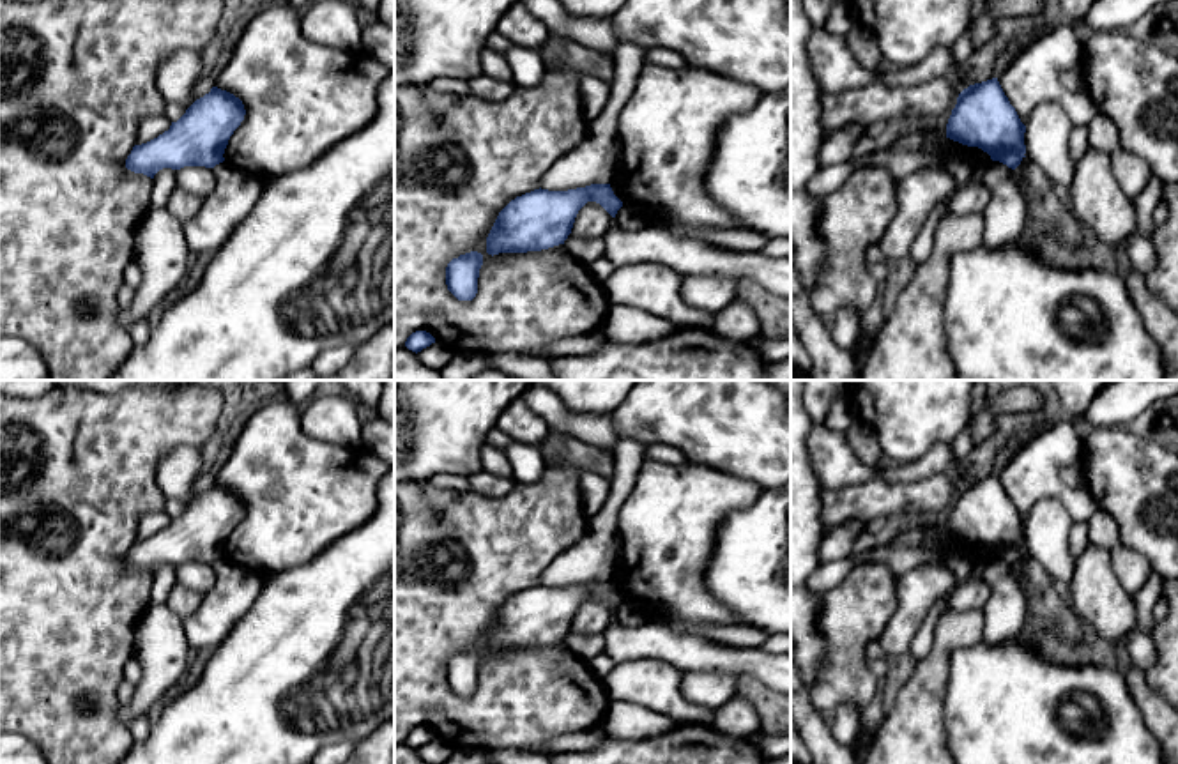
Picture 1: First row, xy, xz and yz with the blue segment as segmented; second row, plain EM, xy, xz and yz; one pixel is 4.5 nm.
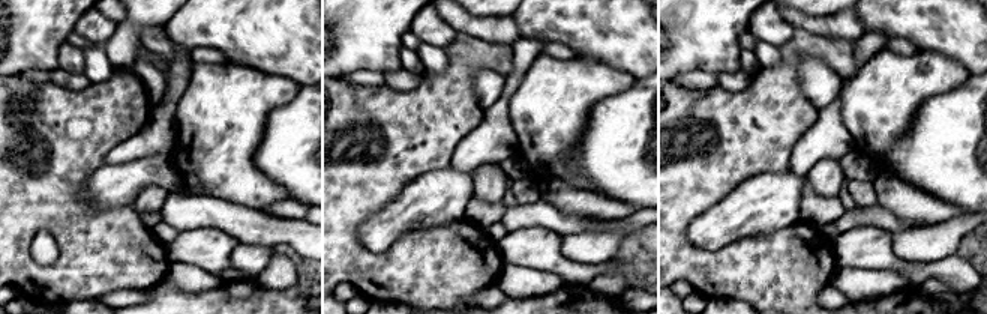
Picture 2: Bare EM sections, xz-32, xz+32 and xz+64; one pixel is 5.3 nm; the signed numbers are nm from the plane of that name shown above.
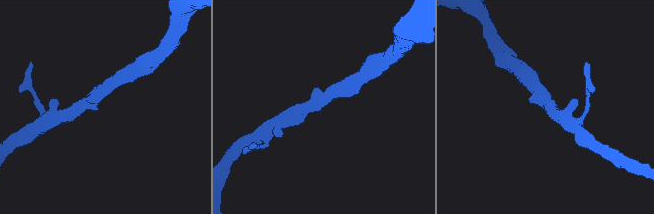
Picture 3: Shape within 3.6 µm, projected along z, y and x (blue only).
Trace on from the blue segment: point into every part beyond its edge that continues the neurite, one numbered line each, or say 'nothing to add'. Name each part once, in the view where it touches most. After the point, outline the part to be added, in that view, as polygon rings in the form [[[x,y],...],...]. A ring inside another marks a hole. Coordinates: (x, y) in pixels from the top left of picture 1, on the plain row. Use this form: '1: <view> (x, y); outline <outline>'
nothing to add

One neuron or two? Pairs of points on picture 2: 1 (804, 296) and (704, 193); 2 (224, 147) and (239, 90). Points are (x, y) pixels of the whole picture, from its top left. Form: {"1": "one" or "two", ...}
{"1": "one", "2": "one"}

